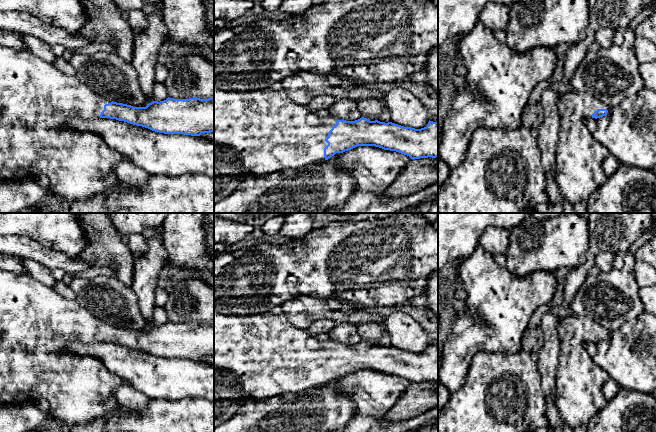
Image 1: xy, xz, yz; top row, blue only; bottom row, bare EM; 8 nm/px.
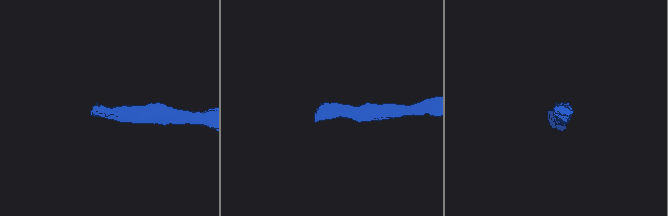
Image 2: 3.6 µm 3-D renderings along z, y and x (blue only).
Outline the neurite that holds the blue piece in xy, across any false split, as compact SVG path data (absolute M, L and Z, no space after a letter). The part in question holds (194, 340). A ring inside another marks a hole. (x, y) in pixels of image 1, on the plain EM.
M0 269L0 404L37 403L40 399L45 399L49 403L50 416L58 419L67 426L87 425L96 419L104 419L117 411L119 409L119 405L116 401L114 393L115 389L123 383L122 379L119 376L111 373L104 366L104 364L94 356L79 355L64 351L64 346L73 341L81 341L83 343L110 342L124 345L133 349L142 350L159 357L200 360L202 357L214 356L214 320L208 323L173 323L168 321L164 325L153 325L146 331L133 331L123 327L113 326L103 320L97 319L85 308L81 307L75 300L63 297L53 288L39 282L27 273L19 274Z

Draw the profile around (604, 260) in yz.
M602 251L596 256L595 265L601 270L601 272L606 273L613 269L615 253L616 252L613 251Z

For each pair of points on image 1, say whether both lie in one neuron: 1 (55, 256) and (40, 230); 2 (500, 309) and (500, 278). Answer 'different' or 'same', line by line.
1: different
2: same

